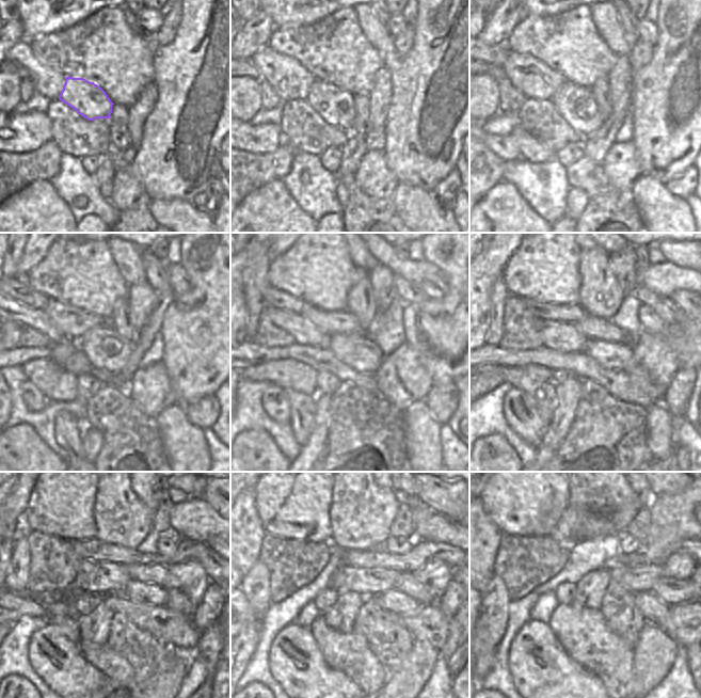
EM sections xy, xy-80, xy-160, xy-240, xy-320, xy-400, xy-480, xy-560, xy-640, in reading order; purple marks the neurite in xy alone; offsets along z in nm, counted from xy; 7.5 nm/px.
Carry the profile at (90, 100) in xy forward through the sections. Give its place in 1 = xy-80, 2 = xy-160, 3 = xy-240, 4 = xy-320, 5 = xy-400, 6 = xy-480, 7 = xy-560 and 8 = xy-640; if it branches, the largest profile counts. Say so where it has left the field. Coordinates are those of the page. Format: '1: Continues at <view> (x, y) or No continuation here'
1: Continues at xy-80 (335, 106)
2: Continues at xy-160 (576, 105)
3: Continues at xy-240 (106, 349)
4: Continues at xy-320 (359, 351)
5: Continues at xy-400 (612, 355)
6: Continues at xy-480 (153, 595)
7: Continues at xy-560 (395, 601)
8: Continues at xy-640 (653, 609).

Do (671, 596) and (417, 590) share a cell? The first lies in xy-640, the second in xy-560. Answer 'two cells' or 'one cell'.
one cell

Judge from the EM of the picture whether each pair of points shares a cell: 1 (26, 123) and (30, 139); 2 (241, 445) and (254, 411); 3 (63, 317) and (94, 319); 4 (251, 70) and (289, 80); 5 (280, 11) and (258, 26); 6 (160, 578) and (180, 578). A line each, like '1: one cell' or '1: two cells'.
1: one cell
2: two cells
3: one cell
4: two cells
5: two cells
6: two cells

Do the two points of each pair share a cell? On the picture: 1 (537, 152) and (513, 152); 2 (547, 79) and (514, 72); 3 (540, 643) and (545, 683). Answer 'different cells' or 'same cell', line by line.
1: different cells
2: same cell
3: same cell

